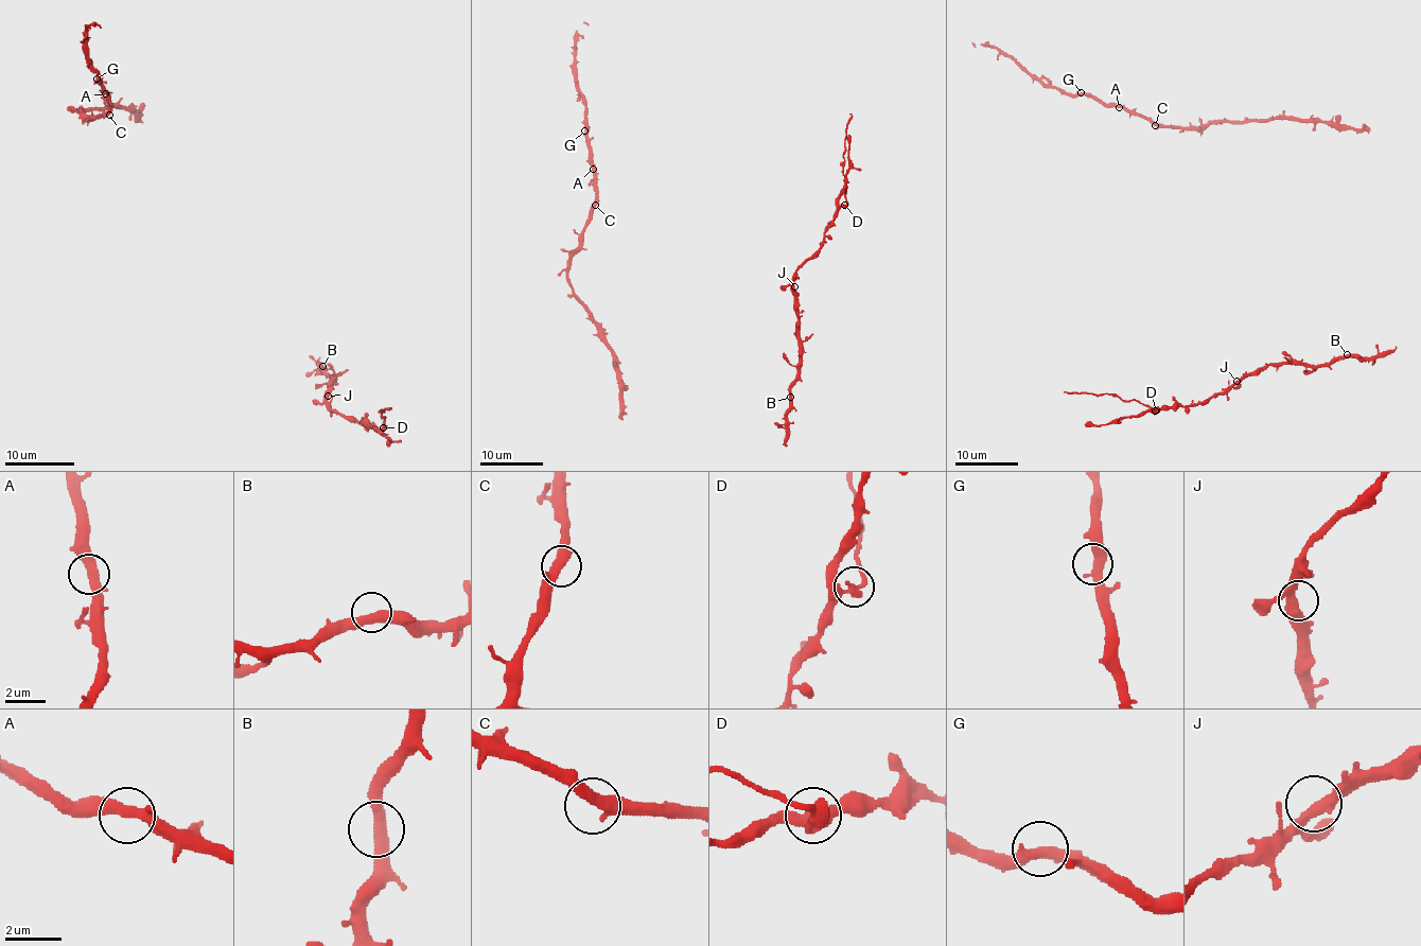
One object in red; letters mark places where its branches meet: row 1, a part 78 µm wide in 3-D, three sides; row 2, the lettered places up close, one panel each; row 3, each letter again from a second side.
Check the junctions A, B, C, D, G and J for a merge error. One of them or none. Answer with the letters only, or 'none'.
D

